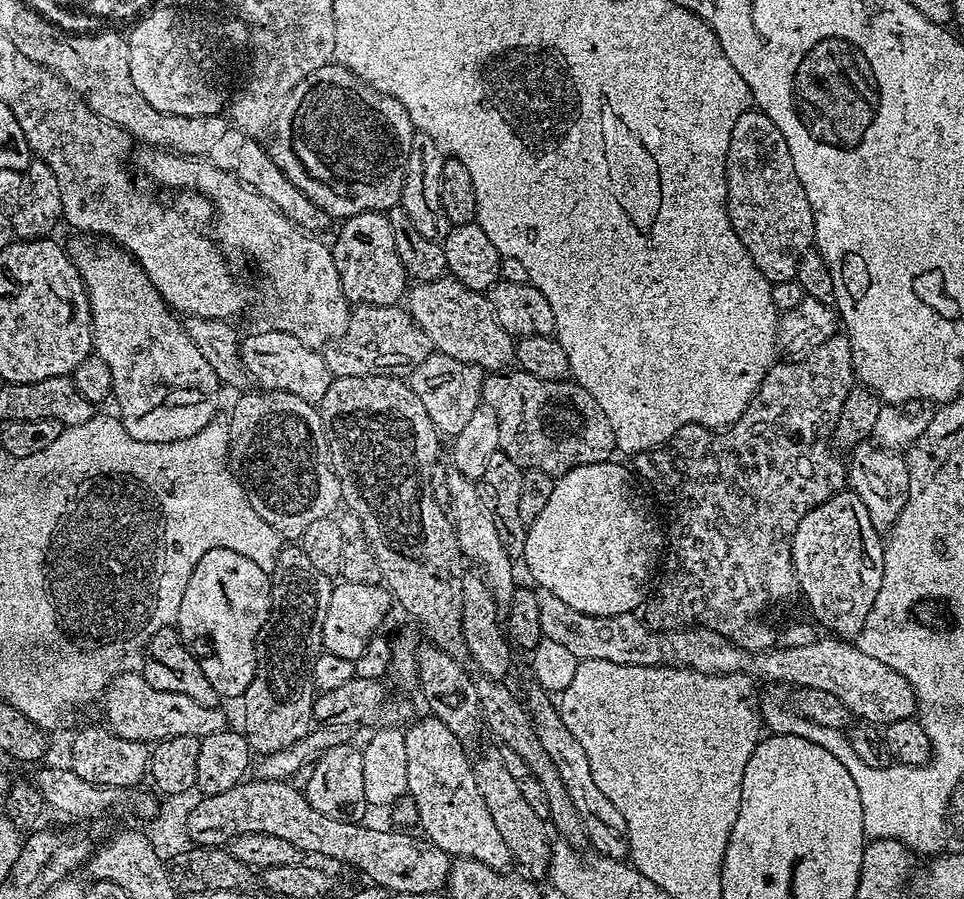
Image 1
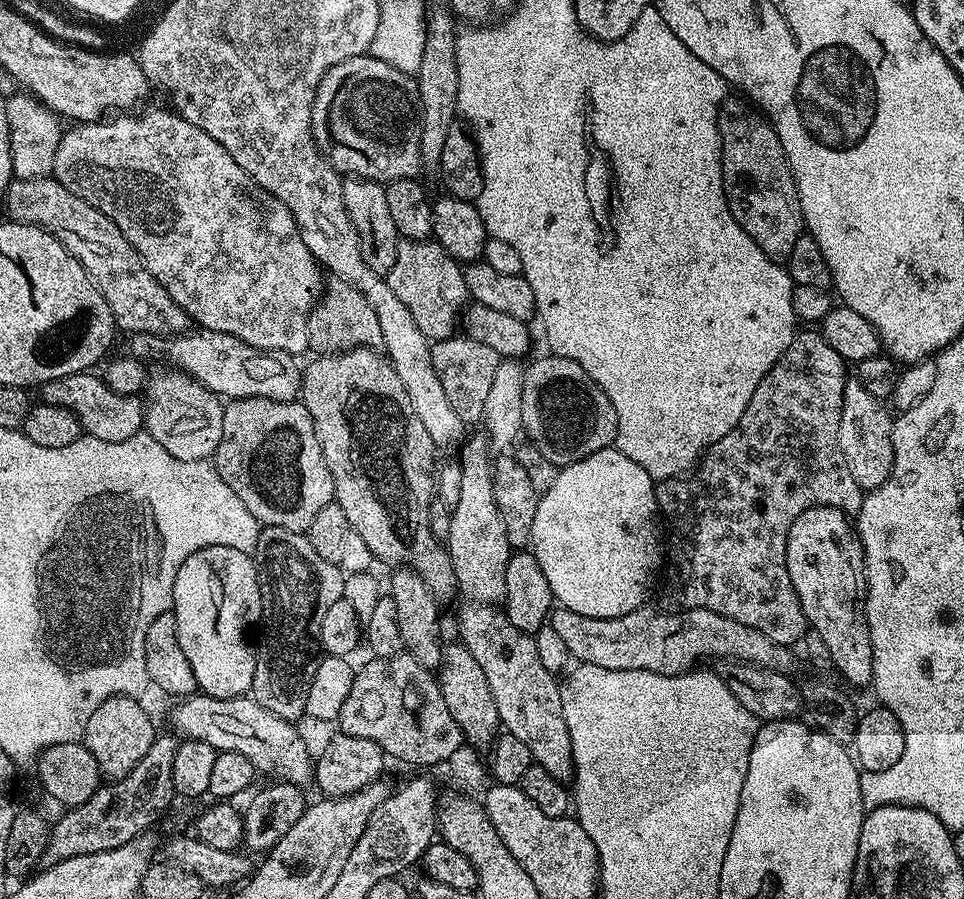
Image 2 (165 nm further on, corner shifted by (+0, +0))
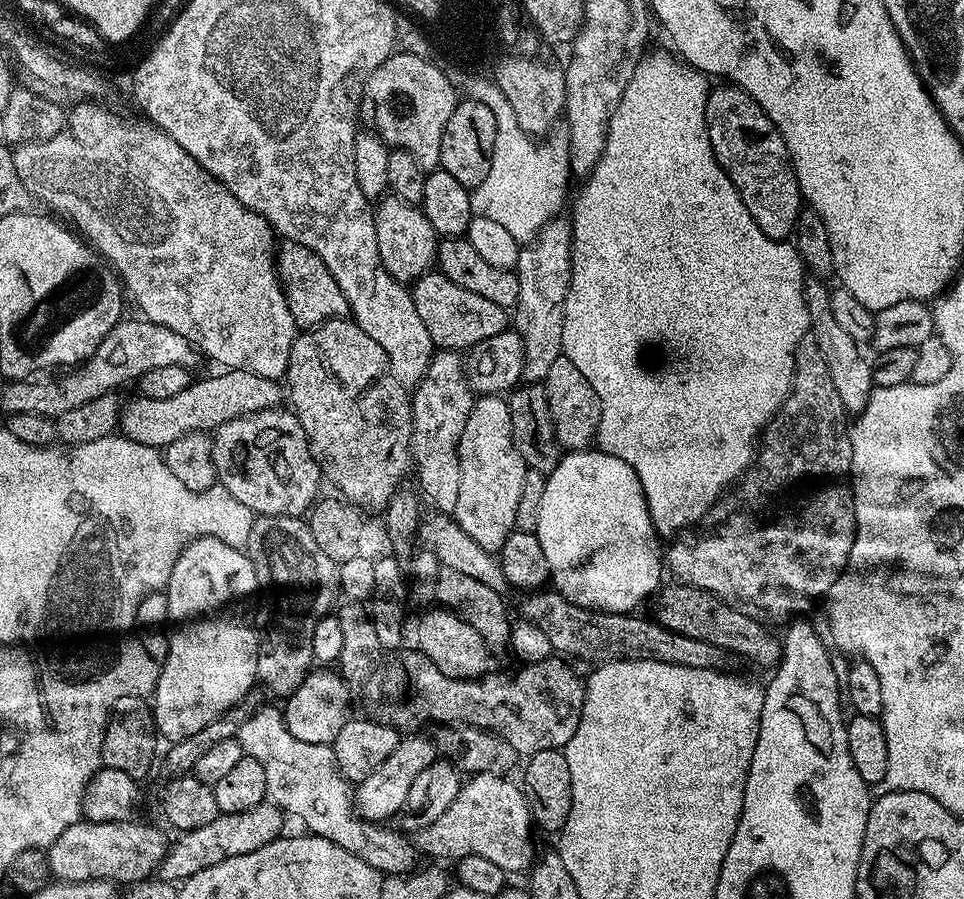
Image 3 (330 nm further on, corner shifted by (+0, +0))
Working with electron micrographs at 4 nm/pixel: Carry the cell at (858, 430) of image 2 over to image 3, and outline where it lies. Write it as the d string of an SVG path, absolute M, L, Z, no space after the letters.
M808 278L804 282L810 336L816 341L818 350L822 350L822 358L826 358L826 370L830 370L830 379L834 381L834 390L838 390L842 398L845 413L859 414L866 406L868 395L874 387L873 365L860 353L861 345L854 338L850 338L846 329L834 319L834 314L830 311L830 288L824 284L827 283L820 278Z

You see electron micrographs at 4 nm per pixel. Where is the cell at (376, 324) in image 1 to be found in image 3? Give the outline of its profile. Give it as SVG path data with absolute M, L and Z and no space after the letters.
M281 239L275 249L276 274L286 294L286 306L290 306L290 314L294 314L297 329L307 330L328 320L343 320L349 315L348 299L342 294L342 286L334 282L330 270L326 270L326 262L314 254L314 250L306 250L293 240Z

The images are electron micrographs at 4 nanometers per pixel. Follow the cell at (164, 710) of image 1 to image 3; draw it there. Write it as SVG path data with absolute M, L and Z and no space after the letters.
M260 708L242 722L238 739L245 756L254 758L266 774L267 799L280 811L305 824L307 831L321 836L342 850L350 850L362 862L374 866L384 876L403 876L417 867L415 843L380 822L364 820L354 807L353 785L338 770L334 750L330 744L301 742L294 738L284 721L283 711Z

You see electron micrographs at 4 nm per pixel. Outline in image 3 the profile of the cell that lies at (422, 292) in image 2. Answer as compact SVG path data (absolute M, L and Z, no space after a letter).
M391 194L385 195L374 208L374 234L378 234L378 254L382 258L382 266L402 285L411 285L436 263L436 231L434 226L430 226L430 218L426 218L424 209L415 204L407 204Z

